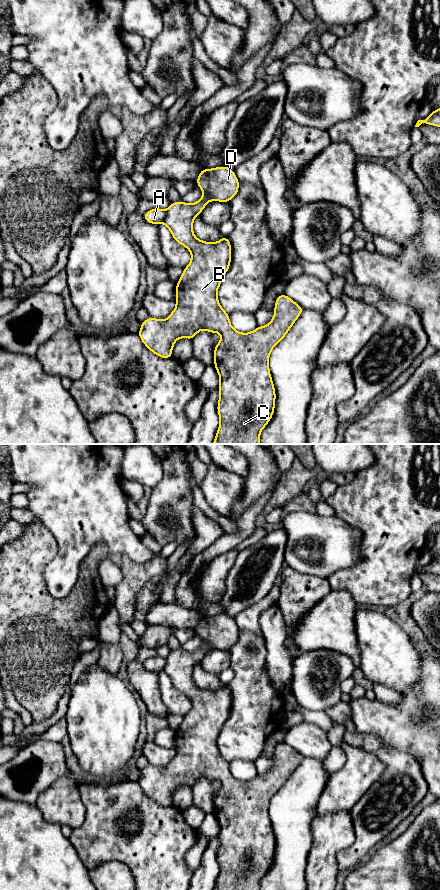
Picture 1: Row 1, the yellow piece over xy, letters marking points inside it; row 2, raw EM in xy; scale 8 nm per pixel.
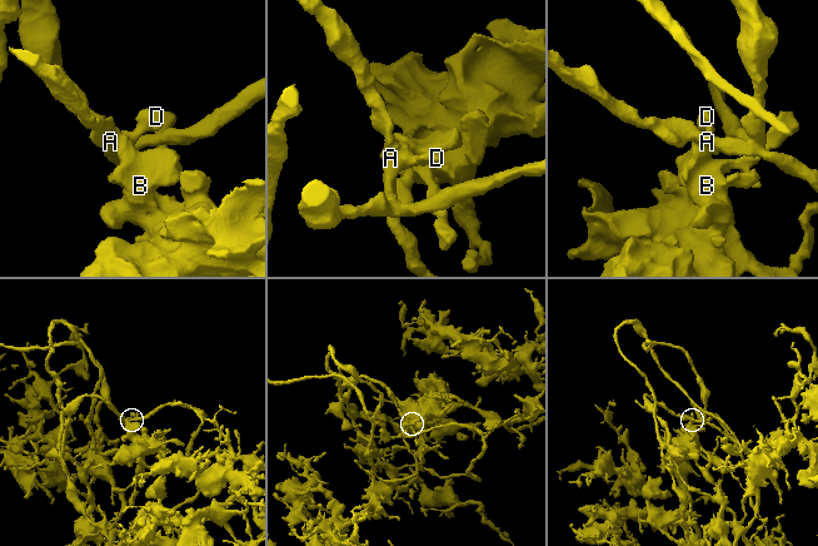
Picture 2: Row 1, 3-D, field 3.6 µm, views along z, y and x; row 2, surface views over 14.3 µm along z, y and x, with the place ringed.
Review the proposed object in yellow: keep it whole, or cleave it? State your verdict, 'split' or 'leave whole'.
leave whole

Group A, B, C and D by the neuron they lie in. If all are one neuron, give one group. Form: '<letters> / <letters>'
A B C D

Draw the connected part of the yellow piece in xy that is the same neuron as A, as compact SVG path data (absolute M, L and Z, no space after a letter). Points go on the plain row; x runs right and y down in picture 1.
M219 614L212 617L203 616L196 632L201 636L203 644L195 651L173 650L167 658L156 655L143 663L148 671L157 674L164 671L174 688L190 699L191 709L176 731L177 745L174 758L165 768L149 765L143 769L138 784L148 798L168 807L172 806L174 791L179 786L188 786L192 789L201 778L220 781L221 788L214 796L213 812L220 826L217 852L220 872L213 890L260 890L260 881L274 862L276 848L269 817L269 804L304 757L286 742L282 742L276 746L274 764L266 774L258 774L248 781L241 781L232 775L229 762L221 755L217 745L220 732L231 712L230 688L224 684L218 690L198 687L193 681L193 669L209 649L228 651L237 643L240 631L233 617Z

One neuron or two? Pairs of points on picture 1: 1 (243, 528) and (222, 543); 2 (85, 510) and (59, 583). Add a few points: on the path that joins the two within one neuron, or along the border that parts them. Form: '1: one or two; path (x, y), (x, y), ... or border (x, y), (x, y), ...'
1: one; path (239, 533), (231, 541), (227, 542)
2: one; path (77, 528), (75, 542), (67, 565)

